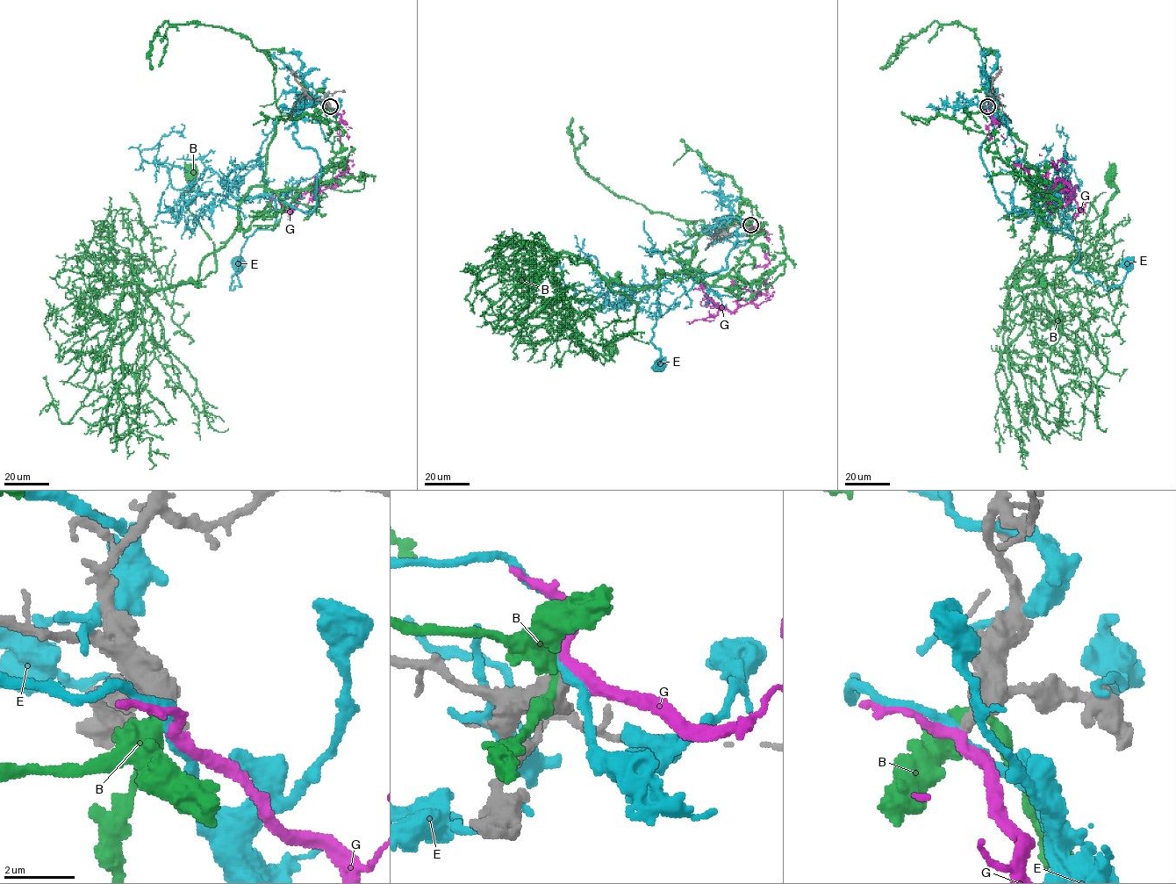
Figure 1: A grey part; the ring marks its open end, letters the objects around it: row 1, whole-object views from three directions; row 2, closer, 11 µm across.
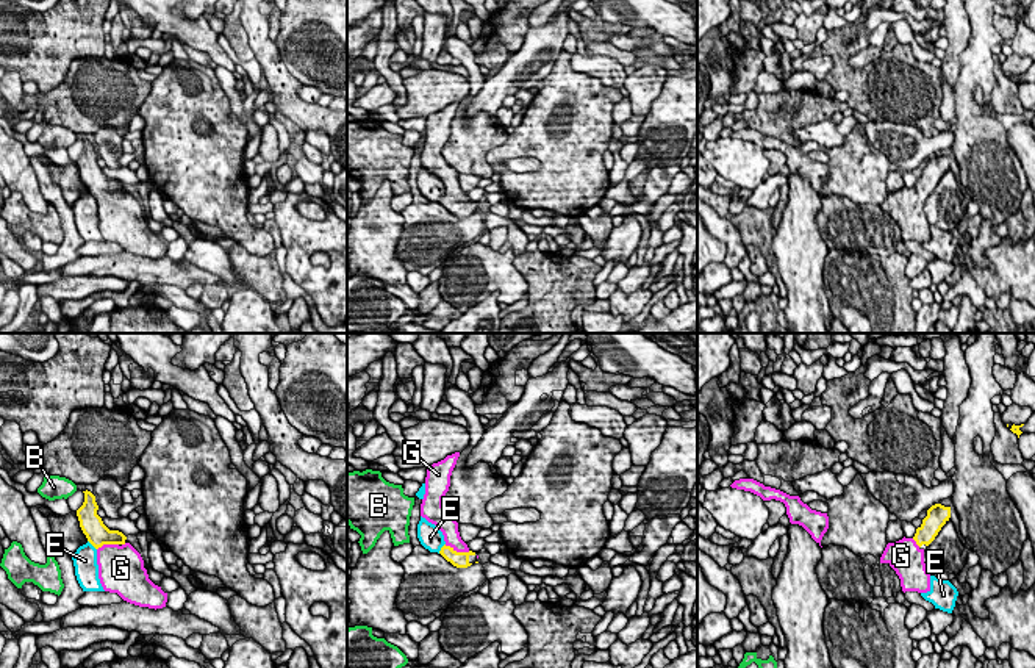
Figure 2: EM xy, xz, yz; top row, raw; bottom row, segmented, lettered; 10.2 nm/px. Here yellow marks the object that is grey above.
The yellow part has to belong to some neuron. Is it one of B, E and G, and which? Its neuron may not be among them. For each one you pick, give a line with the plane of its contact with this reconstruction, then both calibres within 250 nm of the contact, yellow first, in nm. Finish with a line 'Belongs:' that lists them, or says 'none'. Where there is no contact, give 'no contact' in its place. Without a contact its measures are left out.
G: meets yellow in xz; 160 nm thick on the yellow side, 190 nm on the other
Belongs: G

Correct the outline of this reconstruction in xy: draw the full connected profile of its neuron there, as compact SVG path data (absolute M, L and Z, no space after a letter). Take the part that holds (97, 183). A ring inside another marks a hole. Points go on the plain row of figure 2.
M91 141L77 160L80 177L97 199L98 228L105 241L117 242L124 250L149 258L163 258L167 242L155 235L144 217L141 203L127 192L119 180L109 180L97 164L98 155Z

